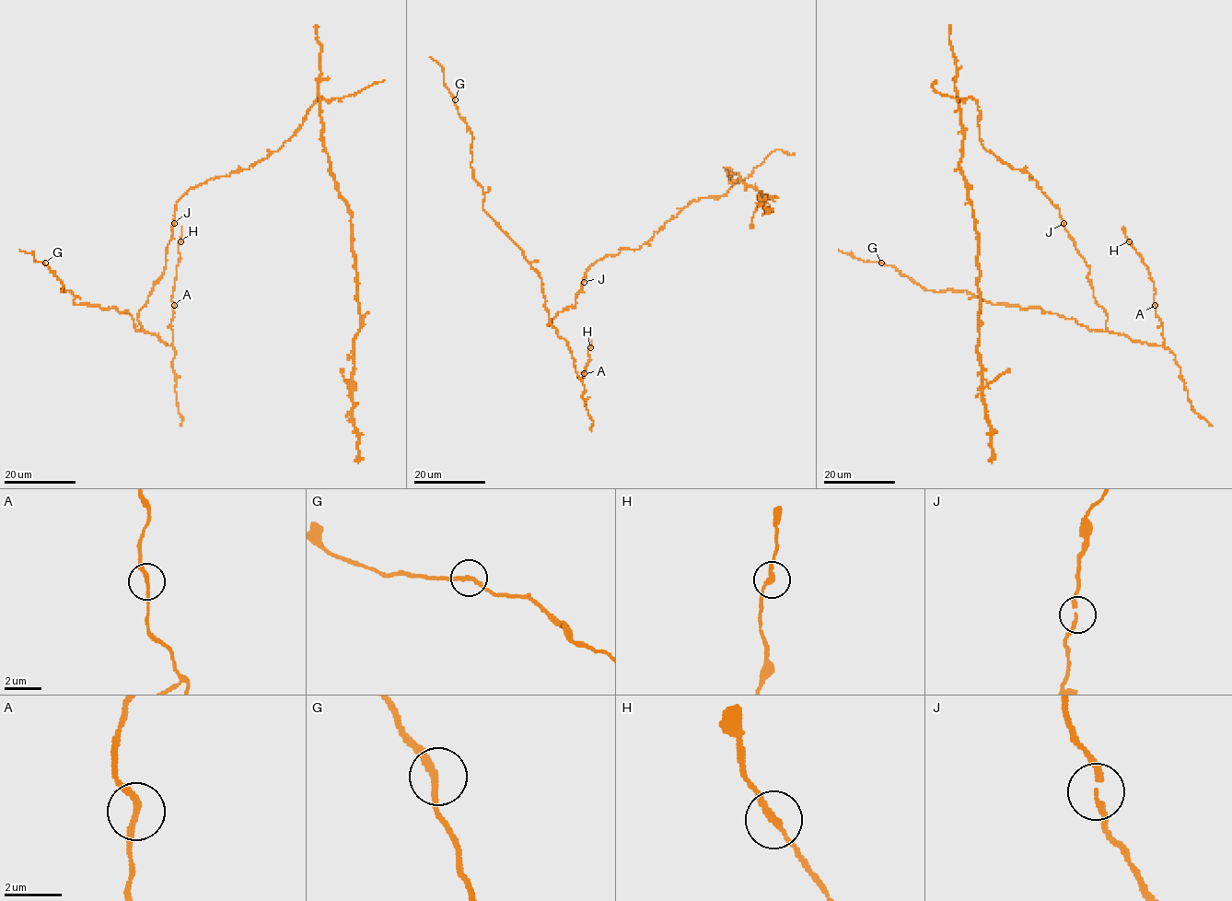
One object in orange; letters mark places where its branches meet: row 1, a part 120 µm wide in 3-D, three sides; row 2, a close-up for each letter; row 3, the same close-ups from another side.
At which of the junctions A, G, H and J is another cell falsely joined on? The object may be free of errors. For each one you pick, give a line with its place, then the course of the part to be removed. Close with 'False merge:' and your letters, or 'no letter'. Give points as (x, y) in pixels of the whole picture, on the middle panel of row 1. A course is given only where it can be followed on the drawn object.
False merge: no letter

